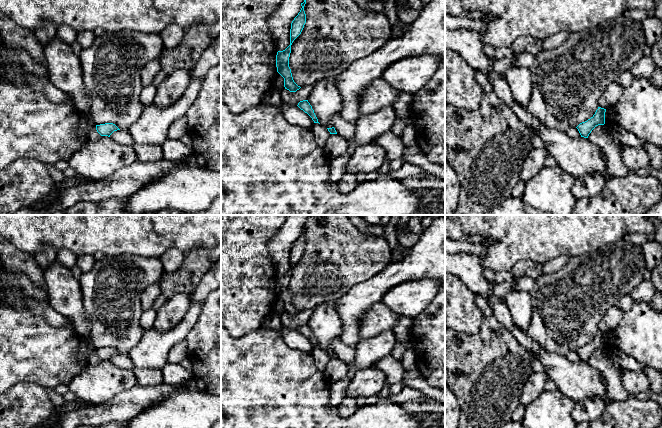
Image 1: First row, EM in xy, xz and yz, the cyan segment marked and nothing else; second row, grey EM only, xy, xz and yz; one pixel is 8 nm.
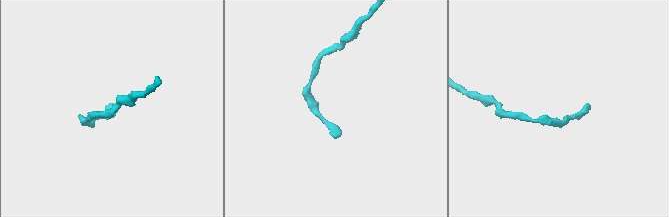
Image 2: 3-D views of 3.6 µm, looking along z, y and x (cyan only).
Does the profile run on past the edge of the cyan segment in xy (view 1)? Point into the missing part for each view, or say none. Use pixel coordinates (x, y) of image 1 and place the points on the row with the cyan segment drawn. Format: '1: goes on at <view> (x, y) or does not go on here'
1: does not go on here

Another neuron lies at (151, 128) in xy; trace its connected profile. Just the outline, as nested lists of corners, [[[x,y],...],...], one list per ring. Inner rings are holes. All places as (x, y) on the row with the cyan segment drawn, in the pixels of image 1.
[[[191,78],[189,87],[181,98],[166,108],[158,108],[153,103],[143,108],[139,119],[129,128],[128,133],[136,144],[158,145],[168,139],[170,125],[185,116],[187,110],[197,98],[203,79]]]

